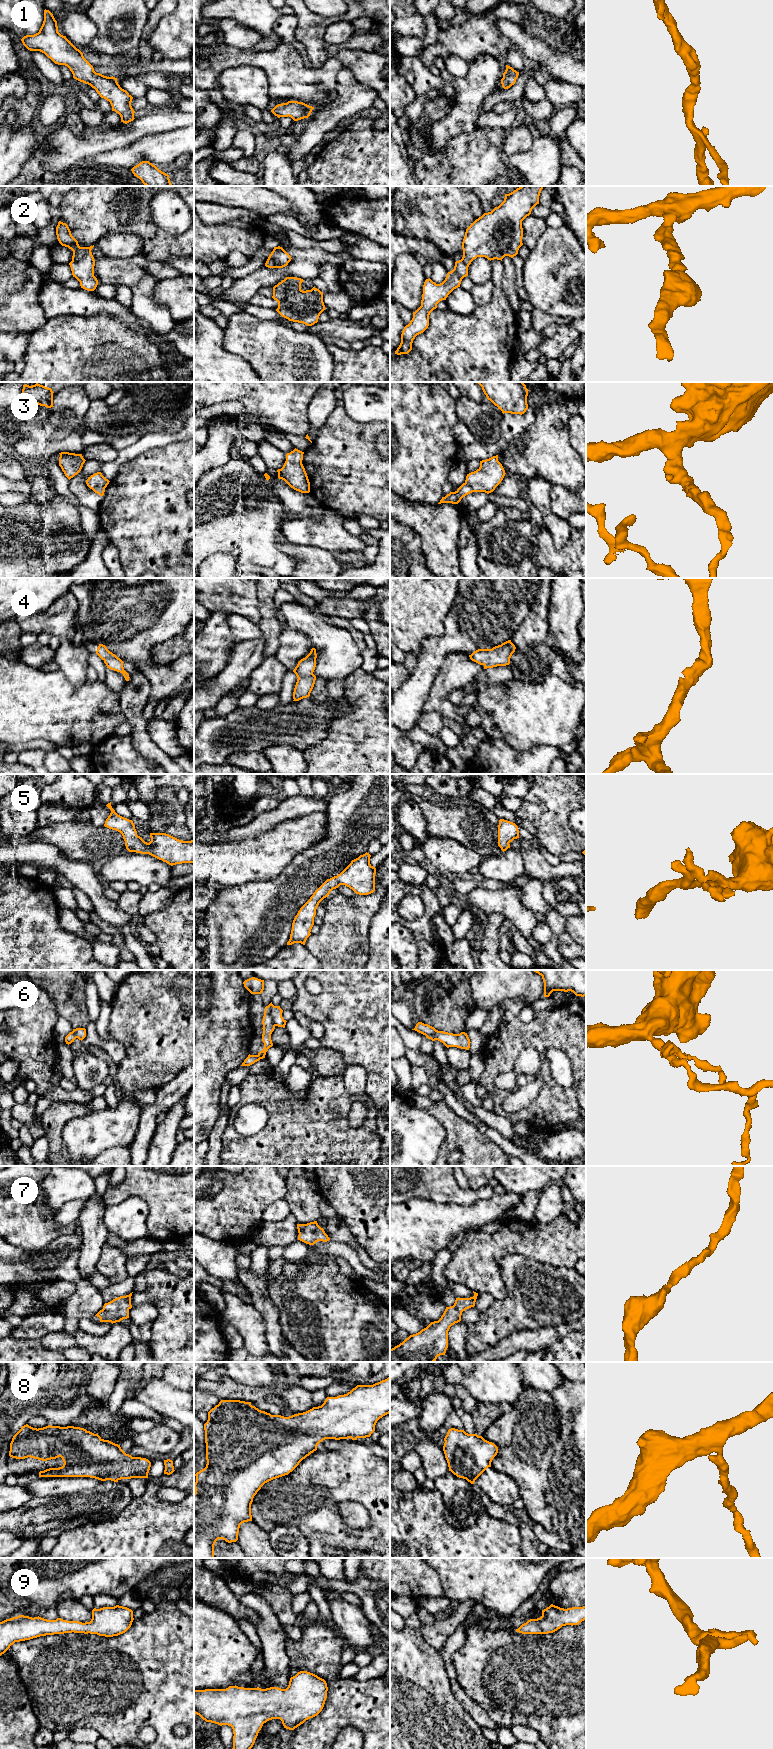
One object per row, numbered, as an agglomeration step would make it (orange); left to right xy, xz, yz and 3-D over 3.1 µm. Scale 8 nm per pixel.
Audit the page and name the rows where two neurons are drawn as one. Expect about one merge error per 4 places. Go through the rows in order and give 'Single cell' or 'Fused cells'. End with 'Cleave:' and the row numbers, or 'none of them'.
1: Single cell
2: Single cell
3: Single cell
4: Single cell
5: Single cell
6: Fused cells
7: Single cell
8: Single cell
9: Single cell
Cleave: 6

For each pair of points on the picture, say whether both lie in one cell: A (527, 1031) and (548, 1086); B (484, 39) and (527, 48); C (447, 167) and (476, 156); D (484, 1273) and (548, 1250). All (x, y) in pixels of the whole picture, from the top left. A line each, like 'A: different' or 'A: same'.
A: same
B: different
C: same
D: same

